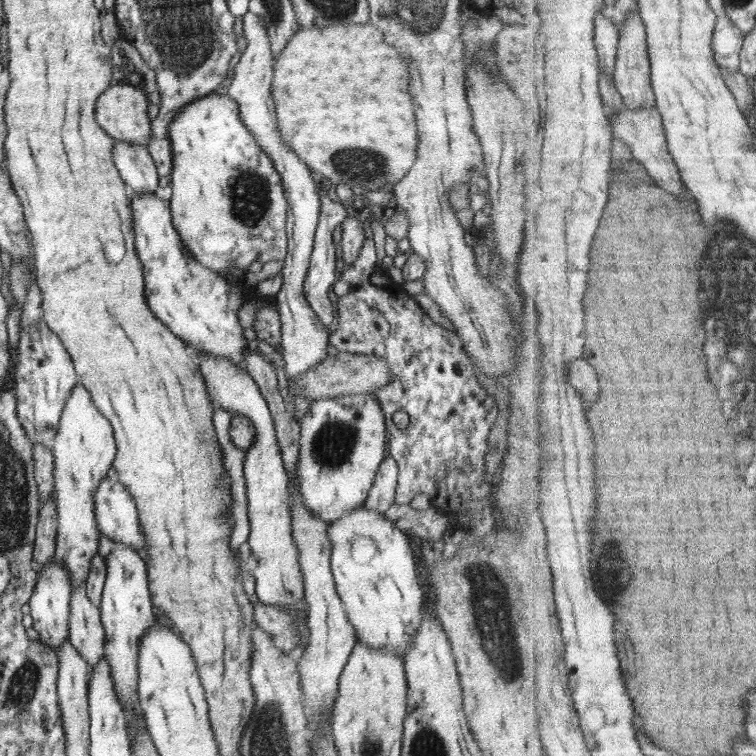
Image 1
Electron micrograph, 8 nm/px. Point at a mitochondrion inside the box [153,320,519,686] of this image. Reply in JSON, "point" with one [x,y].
{"point":[333,444]}

